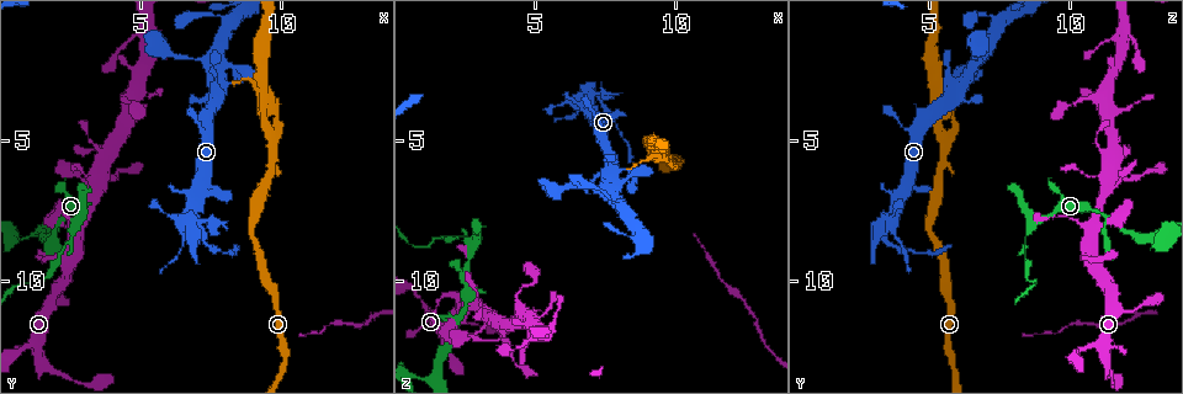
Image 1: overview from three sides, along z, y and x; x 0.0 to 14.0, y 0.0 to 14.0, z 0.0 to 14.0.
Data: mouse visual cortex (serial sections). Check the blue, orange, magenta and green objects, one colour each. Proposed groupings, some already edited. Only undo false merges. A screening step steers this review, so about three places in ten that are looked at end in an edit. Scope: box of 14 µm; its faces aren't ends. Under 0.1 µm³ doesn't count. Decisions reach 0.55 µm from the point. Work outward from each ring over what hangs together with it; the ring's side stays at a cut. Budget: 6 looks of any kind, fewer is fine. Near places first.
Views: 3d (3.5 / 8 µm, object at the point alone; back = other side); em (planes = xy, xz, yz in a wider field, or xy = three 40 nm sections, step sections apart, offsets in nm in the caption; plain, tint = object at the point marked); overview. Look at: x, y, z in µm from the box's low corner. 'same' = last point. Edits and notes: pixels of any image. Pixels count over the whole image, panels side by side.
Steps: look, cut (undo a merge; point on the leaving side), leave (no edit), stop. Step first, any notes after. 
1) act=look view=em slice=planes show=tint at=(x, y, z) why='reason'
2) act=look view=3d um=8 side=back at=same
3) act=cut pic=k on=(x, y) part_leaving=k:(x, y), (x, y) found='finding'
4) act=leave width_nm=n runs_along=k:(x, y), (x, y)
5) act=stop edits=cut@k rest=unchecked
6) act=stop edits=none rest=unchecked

act=look view=3d um=3.5 at=(2.5, 8.6, 8.4) why='sudden change in width'

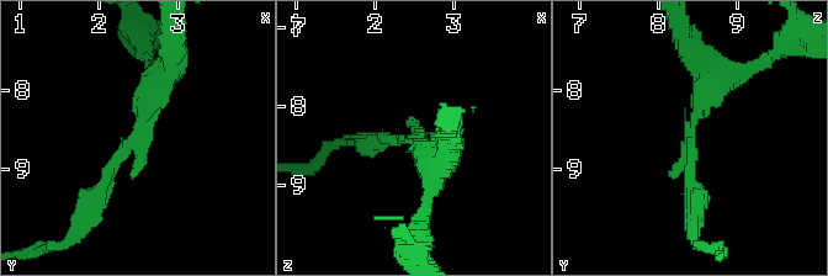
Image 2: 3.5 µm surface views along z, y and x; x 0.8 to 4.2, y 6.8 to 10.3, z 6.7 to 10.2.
act=look view=em slice=xy step=1 show=tint at=(2.55, 8.60, 8.35) why='need the tissue'

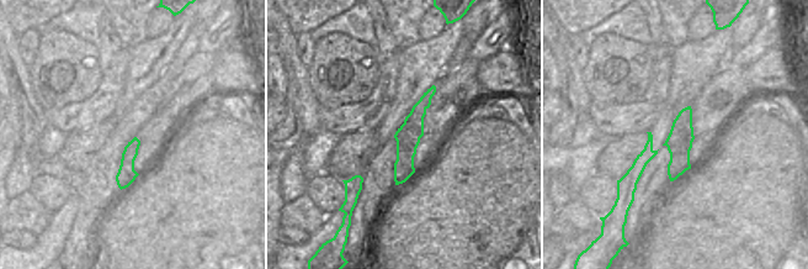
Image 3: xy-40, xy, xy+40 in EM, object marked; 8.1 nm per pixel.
act=cut pic=2 on=(688, 178) part_leaving=2:(691, 147), (691, 229), (698, 245) found='two cells meet here'

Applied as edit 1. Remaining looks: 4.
act=look view=3d um=3.5 at=(2.3, 7.7, 11.3) why='branch point'

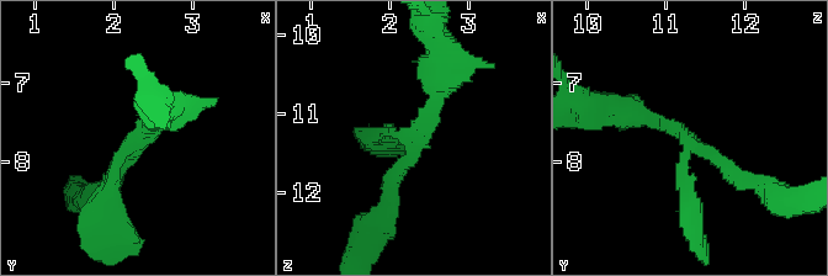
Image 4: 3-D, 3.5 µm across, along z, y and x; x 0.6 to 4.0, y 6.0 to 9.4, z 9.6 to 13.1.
act=look view=em slice=xy step=2 show=tint at=(2.40, 7.70, 11.25) arms=3 arm_widths_nm=200,200,350

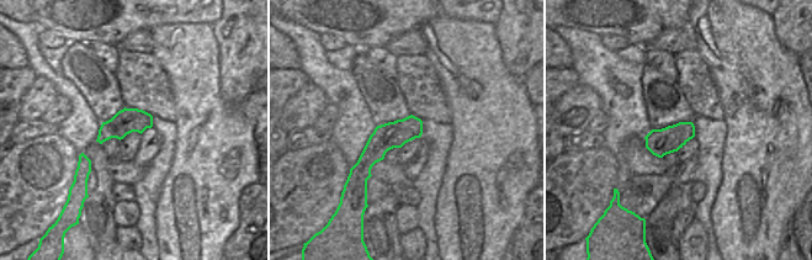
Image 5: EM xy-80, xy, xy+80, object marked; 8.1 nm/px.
act=look view=em slice=xy step=1 show=tint at=same

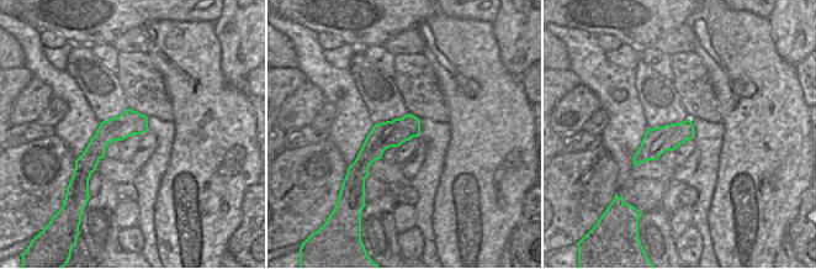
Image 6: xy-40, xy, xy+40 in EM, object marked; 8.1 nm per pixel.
act=leave found='all the same cell'

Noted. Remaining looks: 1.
act=stop edits=cut@2 rest=unchecked

